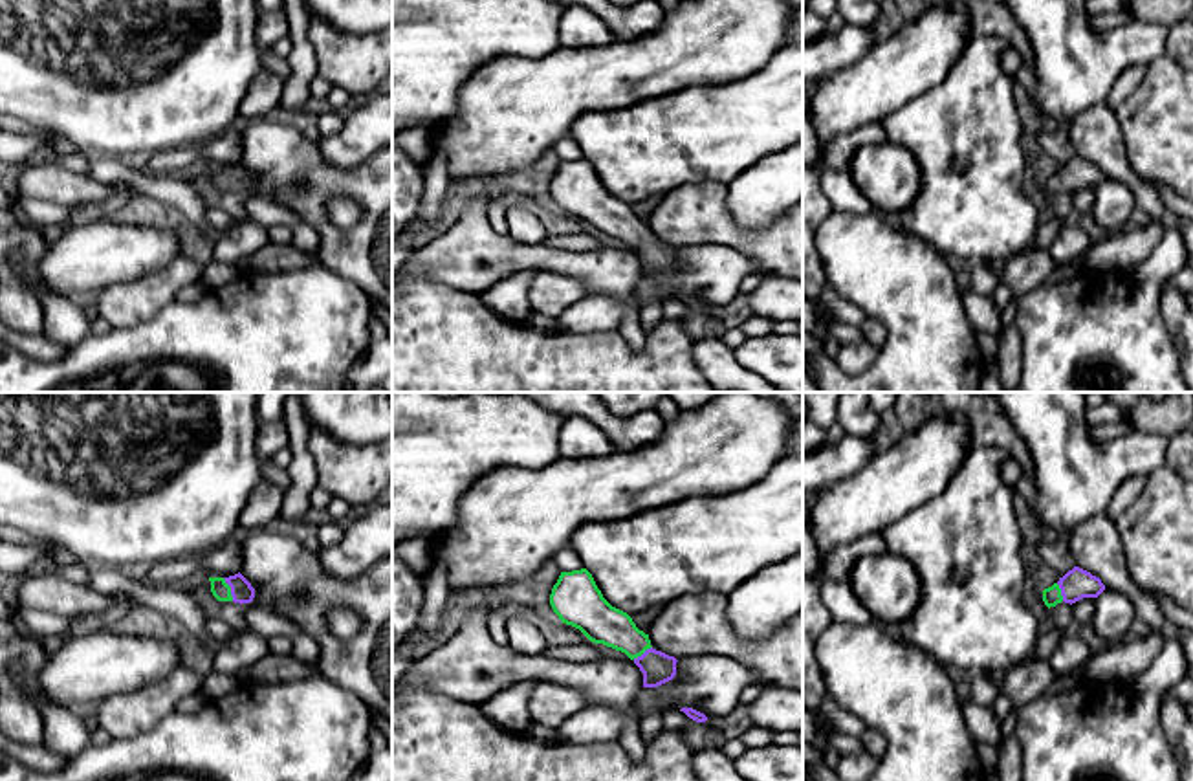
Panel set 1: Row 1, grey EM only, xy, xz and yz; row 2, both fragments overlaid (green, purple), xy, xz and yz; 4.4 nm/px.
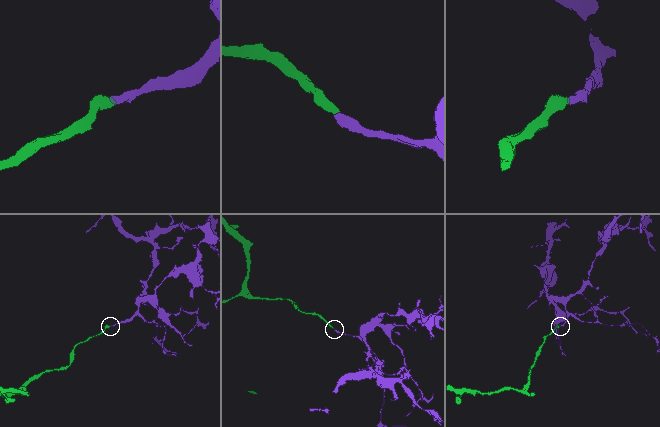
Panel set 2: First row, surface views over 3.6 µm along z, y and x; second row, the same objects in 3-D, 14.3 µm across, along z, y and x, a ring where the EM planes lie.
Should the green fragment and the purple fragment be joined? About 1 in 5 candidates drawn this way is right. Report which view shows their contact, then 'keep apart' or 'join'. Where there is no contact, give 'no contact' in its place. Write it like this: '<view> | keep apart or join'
xy | join

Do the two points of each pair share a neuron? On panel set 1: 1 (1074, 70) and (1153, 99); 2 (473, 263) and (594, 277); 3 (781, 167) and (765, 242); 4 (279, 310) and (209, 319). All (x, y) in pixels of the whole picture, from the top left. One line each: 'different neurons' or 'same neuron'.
1: different neurons
2: same neuron
3: different neurons
4: same neuron

